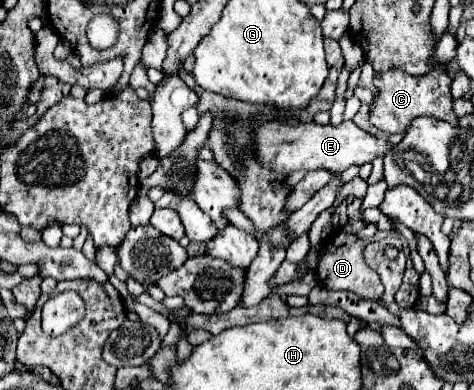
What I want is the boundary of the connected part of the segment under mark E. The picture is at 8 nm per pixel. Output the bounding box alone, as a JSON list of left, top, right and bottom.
[255,120,393,176]

